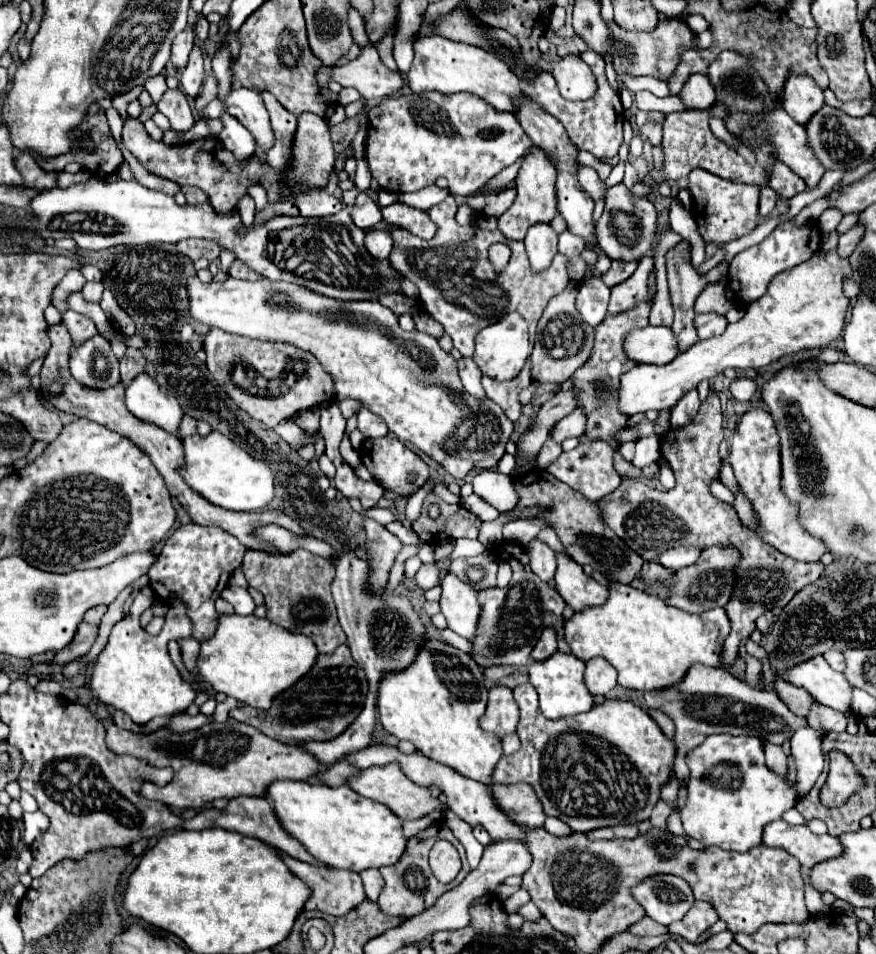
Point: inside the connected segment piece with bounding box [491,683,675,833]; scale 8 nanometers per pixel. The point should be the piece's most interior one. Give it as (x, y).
(636, 757)

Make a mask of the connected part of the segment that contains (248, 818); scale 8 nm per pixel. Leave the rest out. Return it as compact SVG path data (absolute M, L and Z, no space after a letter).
M237 797L237 799L231 799L229 805L219 811L219 809L203 809L201 813L197 813L197 817L193 817L191 821L183 821L185 829L211 829L211 827L221 827L221 829L227 829L227 831L237 831L237 833L243 833L243 835L249 835L249 837L257 837L269 845L275 845L279 847L281 851L285 851L287 855L299 859L299 861L309 861L309 863L317 863L305 849L299 841L295 841L293 837L289 837L285 831L281 831L281 825L277 823L275 815L273 815L273 809L269 805L269 799L265 797Z

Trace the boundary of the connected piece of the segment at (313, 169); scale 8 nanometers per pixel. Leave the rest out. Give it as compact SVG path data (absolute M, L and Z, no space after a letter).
M301 113L297 117L297 131L295 131L293 145L291 145L291 157L283 171L277 171L269 163L263 163L257 155L249 157L247 161L237 161L235 155L229 149L225 149L223 143L215 137L205 137L205 139L191 141L185 145L165 145L163 141L151 139L143 123L137 119L125 121L123 145L153 175L175 181L181 187L193 185L193 187L203 189L217 215L233 213L239 201L247 195L247 189L251 185L261 185L267 191L269 203L275 203L279 199L293 199L307 191L325 189L327 179L333 171L333 163L335 163L335 151L333 151L329 127L325 119L315 113Z

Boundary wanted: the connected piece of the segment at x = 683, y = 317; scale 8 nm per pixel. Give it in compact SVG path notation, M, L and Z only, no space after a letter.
M681 239L675 247L671 247L667 251L665 259L667 259L667 281L669 281L669 291L671 291L671 303L673 303L673 309L675 309L675 323L671 325L671 329L677 335L677 343L681 343L681 351L685 351L685 347L691 347L699 339L695 323L693 323L693 317L695 317L695 311L693 311L695 299L705 289L705 285L727 277L728 264L719 264L711 269L710 273L707 273L706 276L700 276L691 267L691 263L689 263L689 259L691 259L691 243L687 239Z

